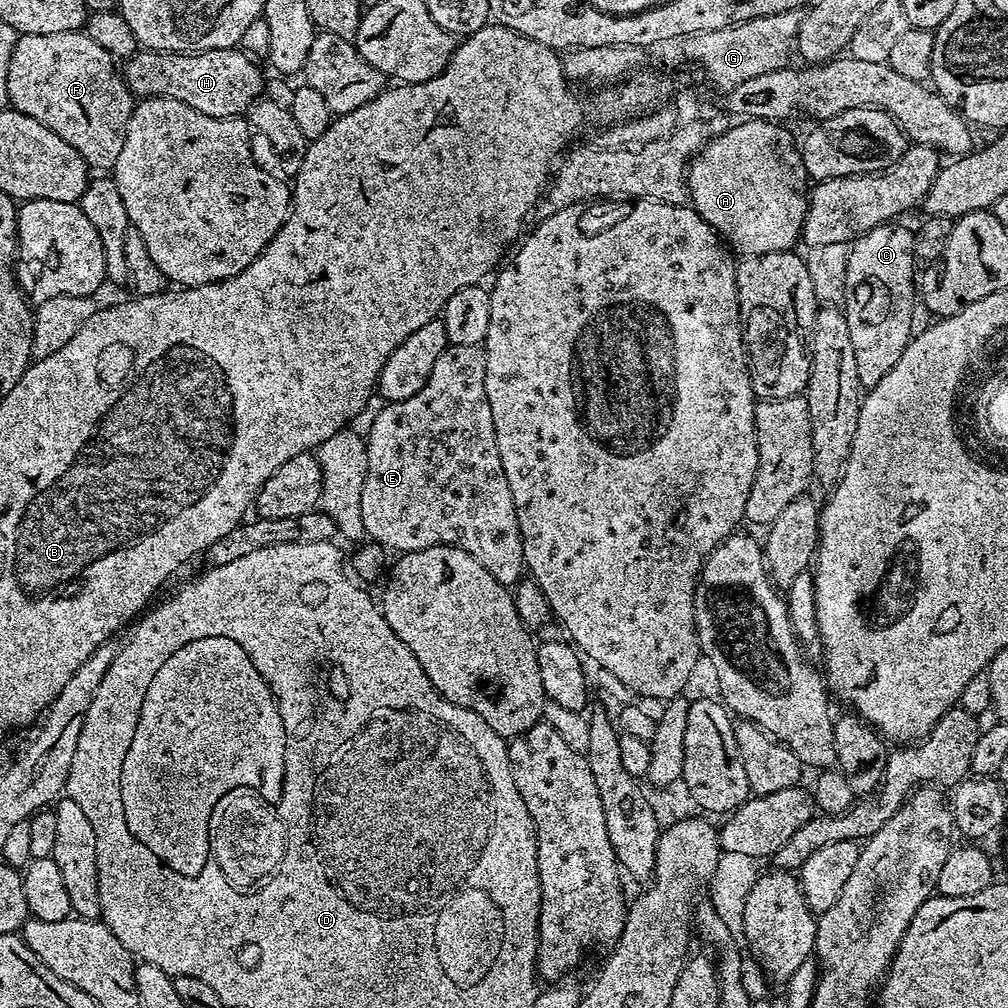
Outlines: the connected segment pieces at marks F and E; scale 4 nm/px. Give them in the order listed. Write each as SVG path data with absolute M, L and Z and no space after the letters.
M81 30L78 32L58 34L30 34L29 36L17 35L14 54L10 54L10 70L6 74L6 90L8 91L9 105L15 111L34 118L34 122L42 122L42 126L46 126L46 130L54 130L54 134L58 134L58 138L62 138L62 142L70 142L70 146L74 146L74 150L78 150L78 154L82 154L82 158L93 169L115 169L118 162L118 154L122 154L122 142L126 142L126 126L130 126L130 114L134 107L134 97L132 91L128 89L127 84L124 82L124 77L121 69L118 67L117 61L110 54L106 54L106 50L102 50L102 46L97 46L88 37L87 31Z
M449 344L442 354L438 354L438 362L434 362L428 381L418 394L406 398L402 402L385 403L384 409L372 420L366 431L366 482L362 482L362 526L364 536L371 543L392 554L403 554L414 550L426 550L430 546L449 544L455 548L466 550L486 574L494 574L494 578L502 585L515 586L525 575L524 551L522 536L518 530L518 520L514 514L514 498L510 498L510 486L506 482L506 474L502 470L502 458L498 458L498 442L494 434L494 418L490 414L490 402L486 402L486 354L481 345L458 346Z

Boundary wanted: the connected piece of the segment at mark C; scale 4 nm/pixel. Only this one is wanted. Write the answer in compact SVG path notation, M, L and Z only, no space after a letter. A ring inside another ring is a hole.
M896 222L880 224L874 230L862 234L857 240L853 240L848 250L848 261L845 266L842 311L844 313L844 321L846 322L846 330L850 330L850 342L854 345L854 366L858 368L858 378L865 389L874 387L878 382L882 382L882 378L886 378L886 374L890 374L890 370L896 365L898 358L902 358L908 341L913 337L912 331L910 330L910 314L912 313L914 297L917 295L918 288L914 283L914 272L912 276L912 264L914 265L914 257L912 255L912 232L909 231L909 229L899 228L898 225L899 223Z

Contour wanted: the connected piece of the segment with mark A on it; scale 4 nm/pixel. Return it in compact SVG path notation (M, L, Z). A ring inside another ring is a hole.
M747 118L741 119L736 122L733 128L725 130L721 136L716 136L707 141L704 147L692 157L692 163L688 165L686 173L686 196L690 201L690 206L693 208L701 218L716 231L717 236L721 241L737 257L747 258L750 256L761 256L762 254L774 254L775 252L786 252L795 249L798 241L801 239L804 227L804 214L808 209L808 193L810 191L810 177L807 170L804 169L804 163L800 157L800 148L792 141L792 136L787 132L787 127L781 126L779 123L770 120L750 120Z

